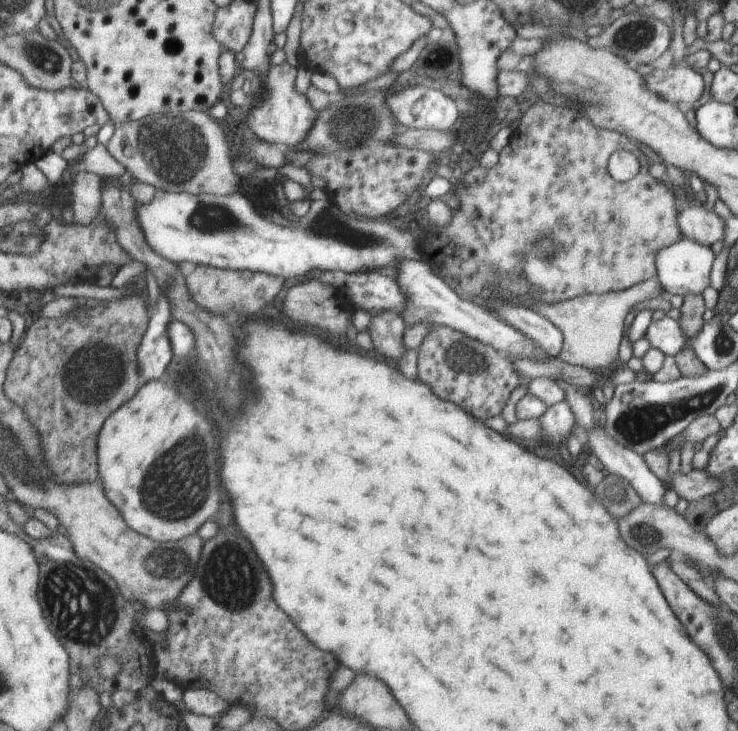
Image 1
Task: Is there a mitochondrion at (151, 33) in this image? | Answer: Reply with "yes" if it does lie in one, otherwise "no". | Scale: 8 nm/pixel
no

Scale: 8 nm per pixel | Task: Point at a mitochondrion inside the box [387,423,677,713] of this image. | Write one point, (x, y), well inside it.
(643, 534)

